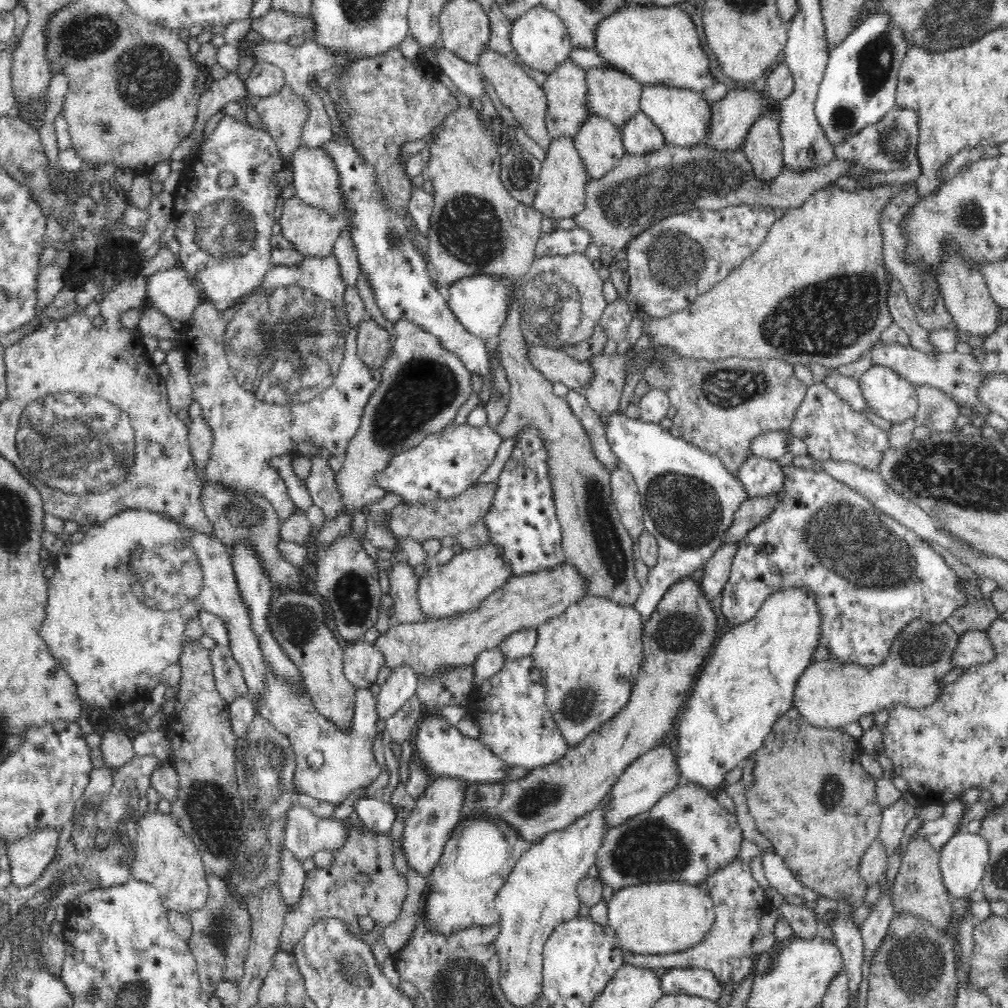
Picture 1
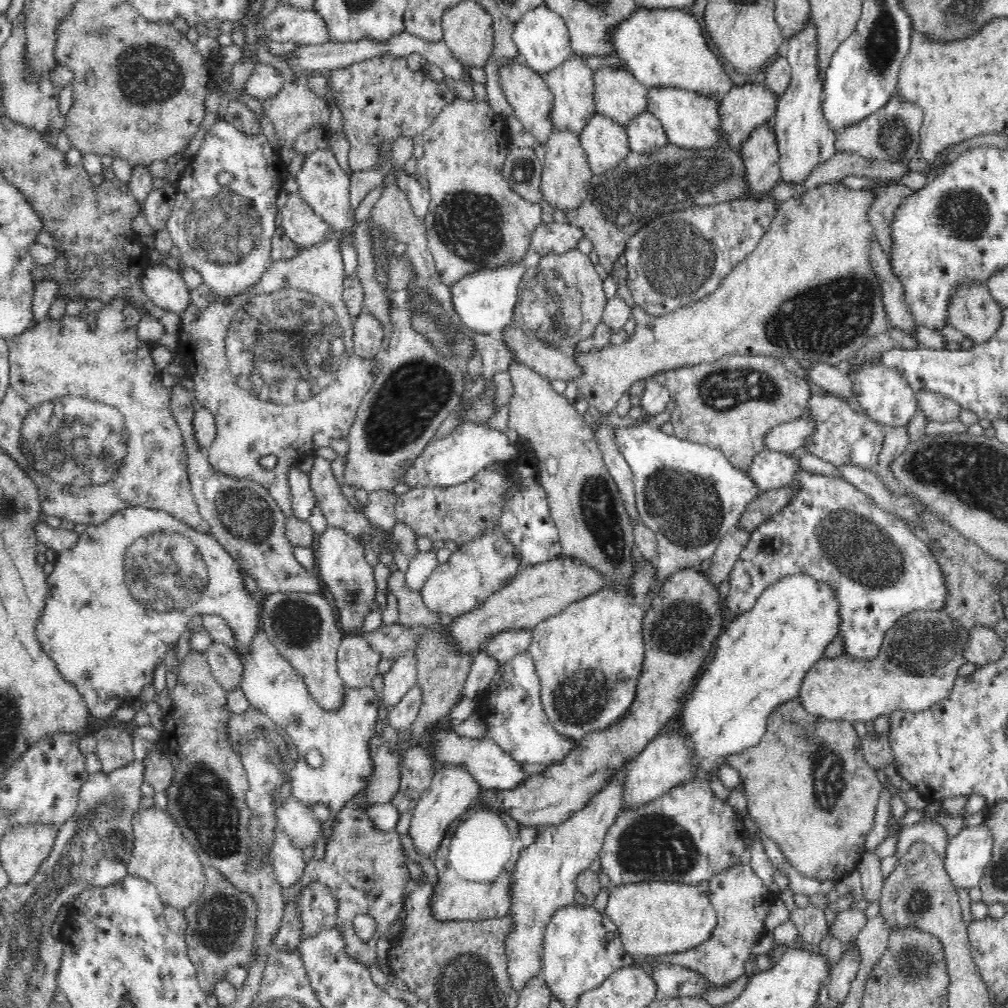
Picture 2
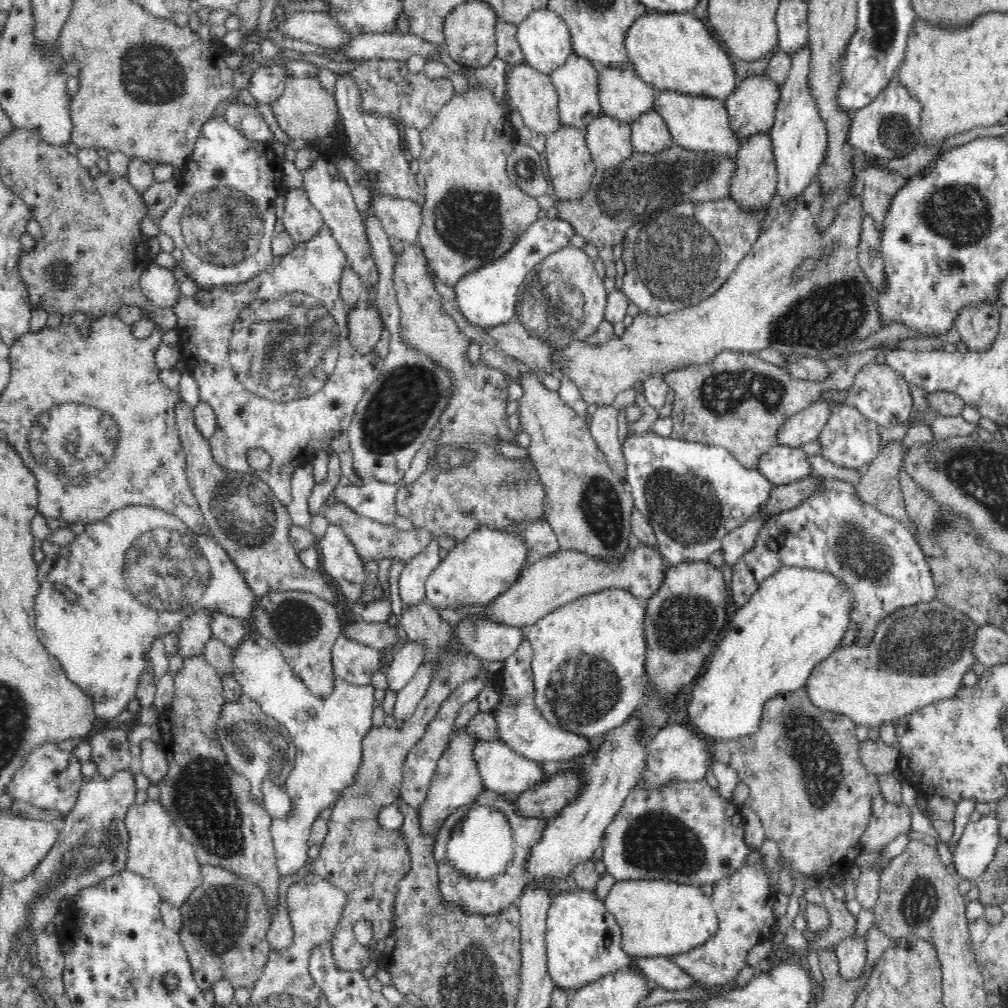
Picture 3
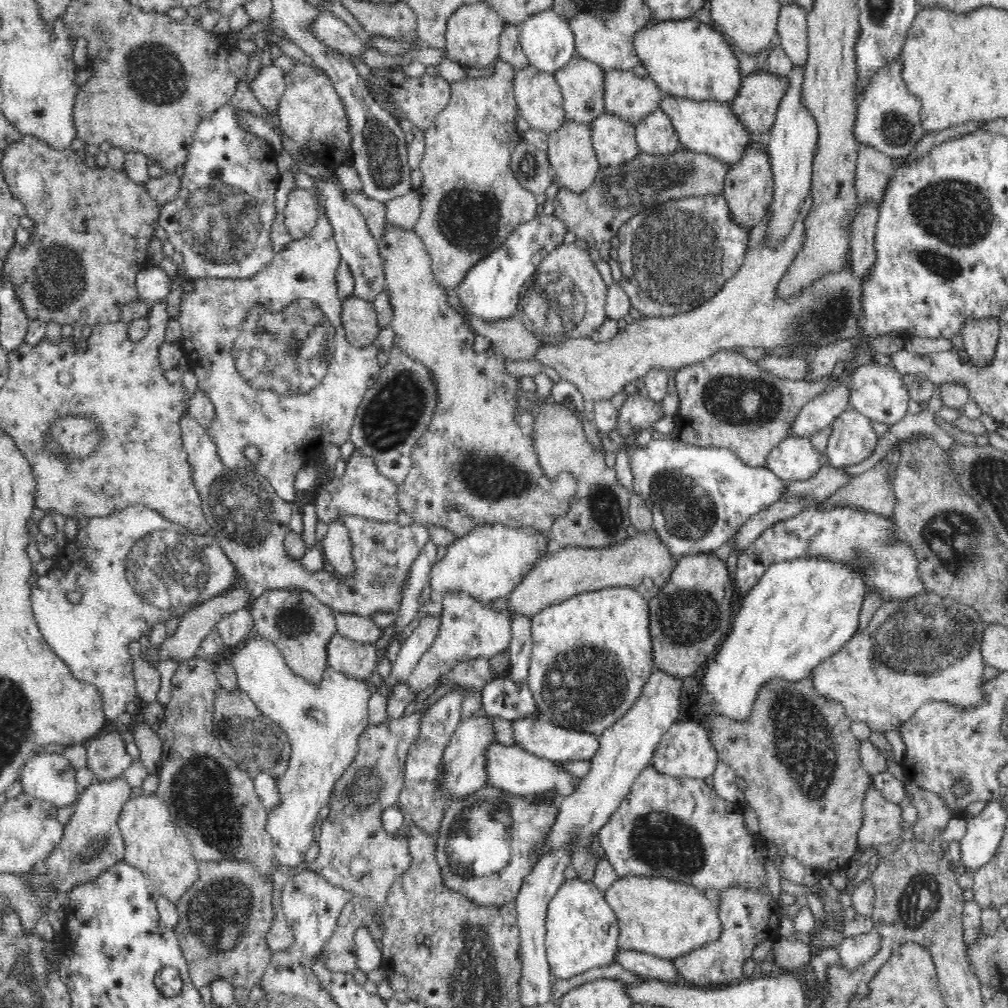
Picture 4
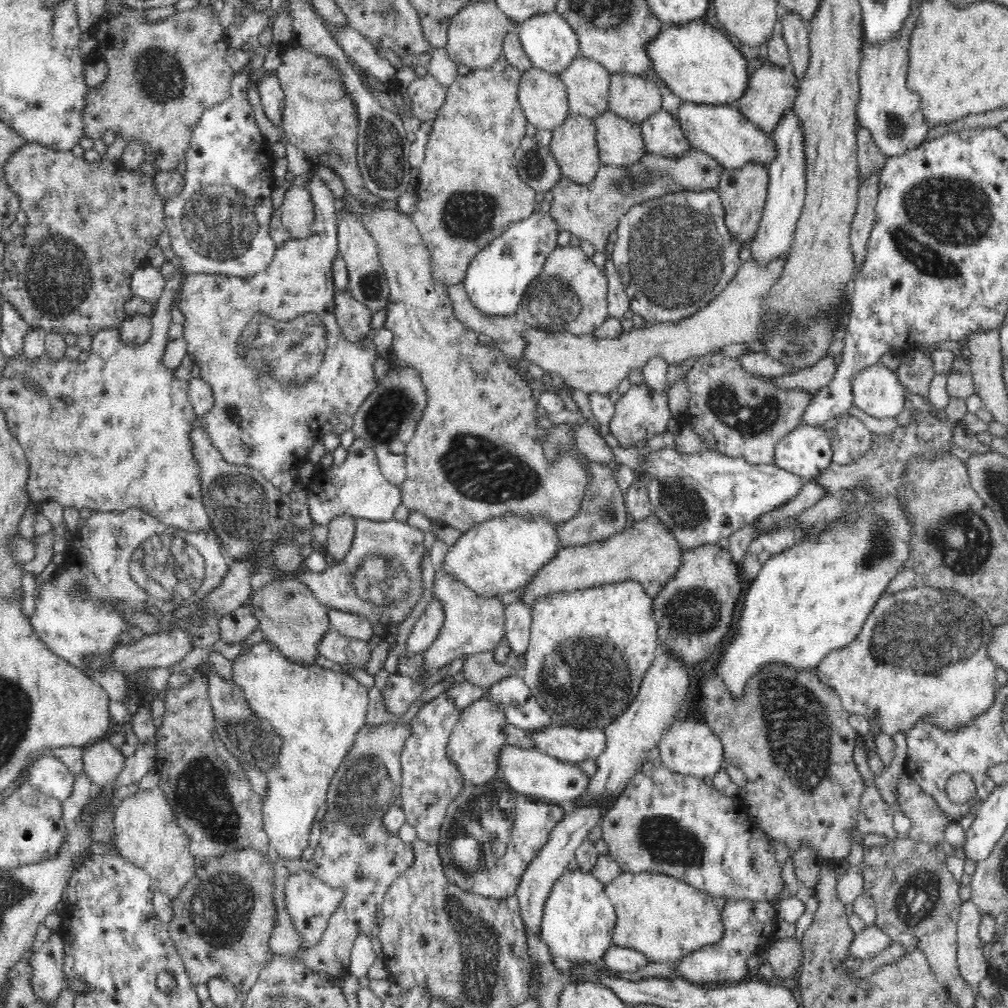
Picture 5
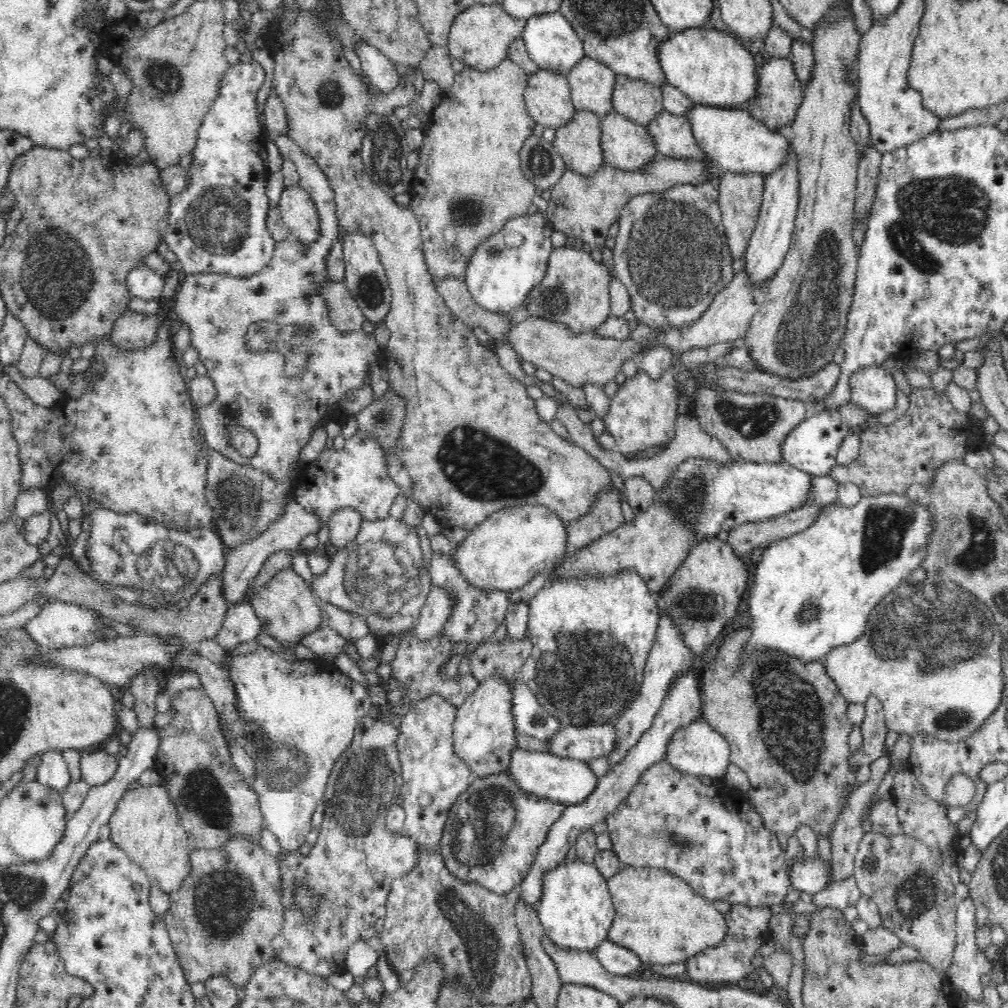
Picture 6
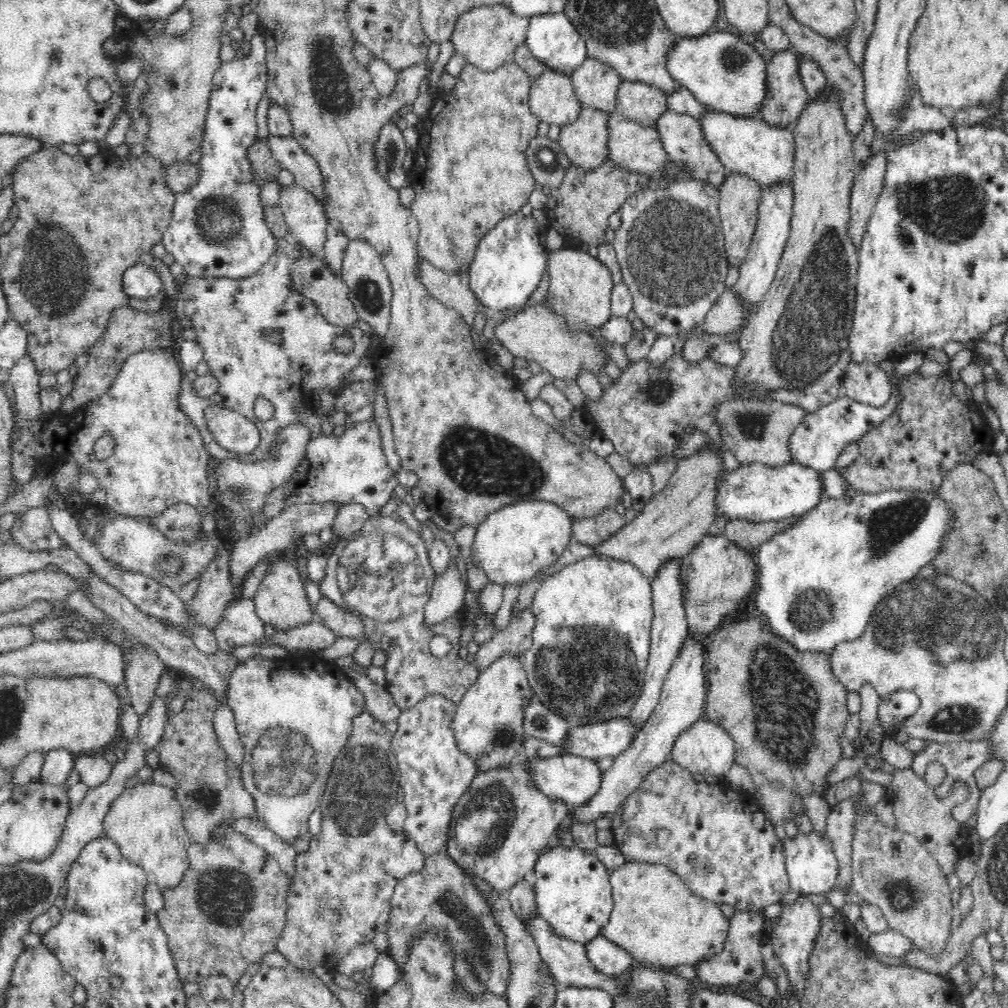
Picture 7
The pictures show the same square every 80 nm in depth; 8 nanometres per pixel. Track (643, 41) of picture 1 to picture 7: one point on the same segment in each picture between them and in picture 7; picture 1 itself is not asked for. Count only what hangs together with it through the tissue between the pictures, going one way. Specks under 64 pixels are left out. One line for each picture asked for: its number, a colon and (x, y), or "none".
2: (664, 48)
3: (672, 52)
4: (686, 59)
5: (700, 65)
6: (709, 67)
7: (727, 75)

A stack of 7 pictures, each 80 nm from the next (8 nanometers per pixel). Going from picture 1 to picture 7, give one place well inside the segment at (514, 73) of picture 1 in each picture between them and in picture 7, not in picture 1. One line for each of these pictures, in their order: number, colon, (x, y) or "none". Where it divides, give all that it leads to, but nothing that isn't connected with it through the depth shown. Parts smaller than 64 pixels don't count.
2: (530, 97)
3: (531, 92)
4: (538, 95)
5: (543, 97)
6: (548, 99)
7: (552, 98)

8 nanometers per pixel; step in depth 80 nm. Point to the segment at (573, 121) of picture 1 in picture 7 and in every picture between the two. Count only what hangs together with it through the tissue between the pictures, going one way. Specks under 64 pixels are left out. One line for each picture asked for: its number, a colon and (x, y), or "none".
2: (572, 85)
3: (577, 82)
4: (582, 82)
5: (587, 83)
6: (592, 84)
7: (596, 84)

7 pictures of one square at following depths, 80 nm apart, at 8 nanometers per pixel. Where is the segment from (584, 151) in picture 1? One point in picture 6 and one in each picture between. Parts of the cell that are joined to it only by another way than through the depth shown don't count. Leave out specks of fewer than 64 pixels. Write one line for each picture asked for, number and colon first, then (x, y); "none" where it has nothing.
2: (605, 141)
3: (609, 140)
4: (614, 139)
5: (621, 144)
6: (627, 145)

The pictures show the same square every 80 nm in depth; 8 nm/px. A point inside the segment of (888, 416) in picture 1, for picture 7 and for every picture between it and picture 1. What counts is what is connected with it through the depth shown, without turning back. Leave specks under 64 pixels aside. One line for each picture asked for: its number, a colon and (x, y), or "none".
2: (886, 396)
3: (881, 394)
4: (877, 391)
5: (877, 390)
6: (873, 387)
7: (865, 382)

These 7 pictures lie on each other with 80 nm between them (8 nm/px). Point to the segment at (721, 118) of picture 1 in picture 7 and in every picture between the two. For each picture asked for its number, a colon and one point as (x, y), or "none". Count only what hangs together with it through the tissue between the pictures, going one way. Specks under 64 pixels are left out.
2: (744, 108)
3: (751, 108)
4: (759, 98)
5: (772, 91)
6: (780, 94)
7: (787, 97)

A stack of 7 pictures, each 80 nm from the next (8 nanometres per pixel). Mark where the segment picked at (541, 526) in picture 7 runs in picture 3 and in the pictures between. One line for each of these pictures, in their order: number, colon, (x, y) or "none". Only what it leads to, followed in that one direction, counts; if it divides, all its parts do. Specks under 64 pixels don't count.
3: (485, 564)
4: (488, 562)
5: (502, 554)
6: (506, 551)

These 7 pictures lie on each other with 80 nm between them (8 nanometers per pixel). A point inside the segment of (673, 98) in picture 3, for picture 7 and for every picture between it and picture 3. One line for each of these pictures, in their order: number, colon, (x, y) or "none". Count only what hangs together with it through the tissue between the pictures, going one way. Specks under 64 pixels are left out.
4: (710, 127)
5: (722, 132)
6: (733, 138)
7: (747, 145)

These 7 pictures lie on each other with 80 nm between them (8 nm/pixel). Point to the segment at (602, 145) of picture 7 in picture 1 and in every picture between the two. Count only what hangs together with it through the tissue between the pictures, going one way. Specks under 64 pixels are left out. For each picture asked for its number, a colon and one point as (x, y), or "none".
1: (562, 183)
2: (566, 172)
3: (571, 169)
4: (571, 154)
5: (574, 146)
6: (579, 143)

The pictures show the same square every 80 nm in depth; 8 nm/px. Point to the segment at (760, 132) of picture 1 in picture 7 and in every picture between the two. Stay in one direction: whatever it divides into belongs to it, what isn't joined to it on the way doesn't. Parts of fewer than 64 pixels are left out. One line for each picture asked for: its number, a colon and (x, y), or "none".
2: (761, 173)
3: (754, 182)
4: (748, 187)
5: (743, 191)
6: (740, 195)
7: (739, 196)

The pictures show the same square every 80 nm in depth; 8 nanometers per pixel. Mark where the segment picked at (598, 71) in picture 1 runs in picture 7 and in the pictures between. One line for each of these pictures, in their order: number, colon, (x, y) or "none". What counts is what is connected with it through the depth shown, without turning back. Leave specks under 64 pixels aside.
2: (618, 95)
3: (622, 95)
4: (631, 98)
5: (635, 98)
6: (639, 101)
7: (644, 104)

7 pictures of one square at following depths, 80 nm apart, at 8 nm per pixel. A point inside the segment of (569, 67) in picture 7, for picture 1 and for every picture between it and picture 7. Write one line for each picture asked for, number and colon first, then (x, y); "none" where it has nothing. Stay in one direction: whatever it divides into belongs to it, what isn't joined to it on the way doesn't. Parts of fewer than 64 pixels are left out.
1: (539, 38)
2: (542, 38)
3: (545, 40)
4: (546, 39)
5: (550, 43)
6: (550, 40)

